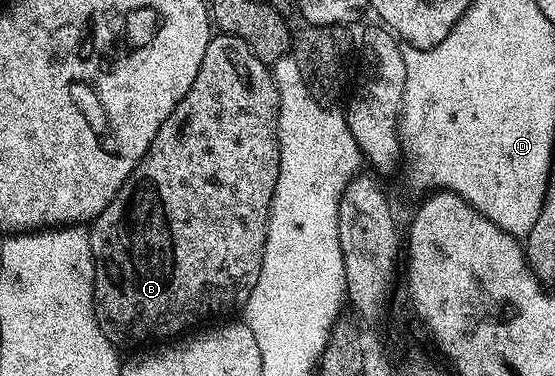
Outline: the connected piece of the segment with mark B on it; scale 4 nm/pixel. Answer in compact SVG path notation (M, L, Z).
M218 33L204 49L204 61L192 89L172 109L170 116L160 125L148 153L132 169L132 173L120 185L116 197L90 224L90 244L94 258L94 316L98 318L100 329L115 345L121 343L142 343L145 339L162 339L165 335L181 336L185 327L210 319L213 315L230 317L233 311L245 308L256 281L260 281L260 265L264 261L264 245L270 220L272 197L276 193L276 181L280 173L280 153L278 152L278 90L274 84L271 68L252 53L252 49L240 37Z

